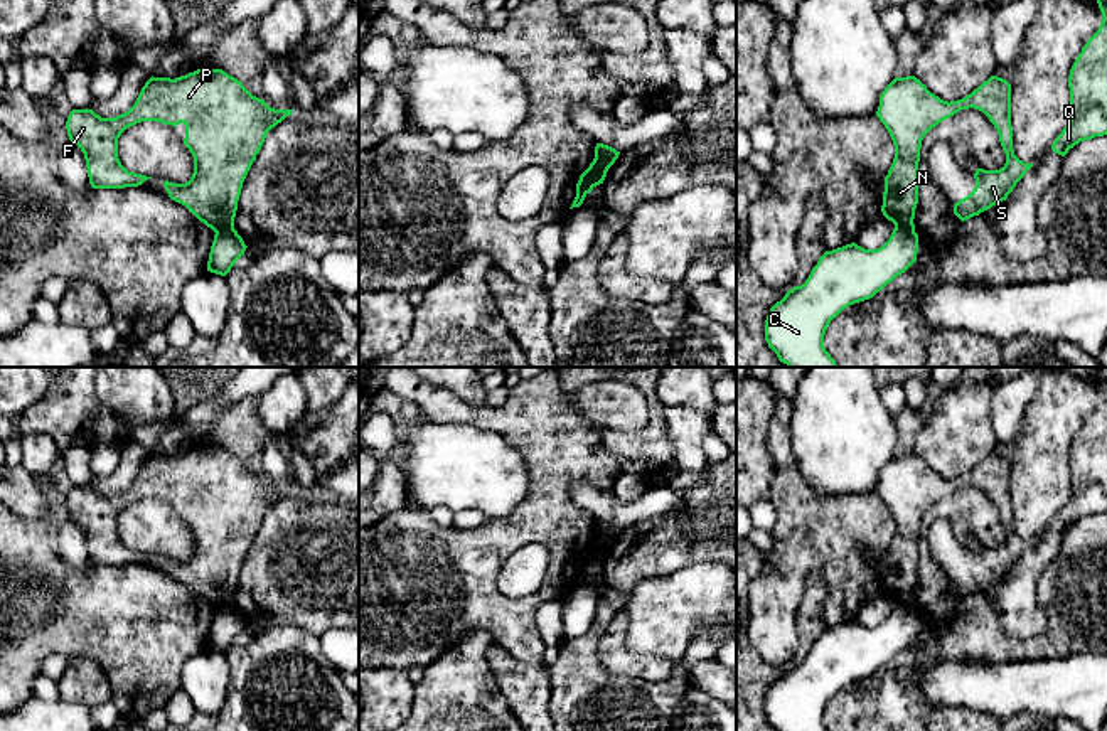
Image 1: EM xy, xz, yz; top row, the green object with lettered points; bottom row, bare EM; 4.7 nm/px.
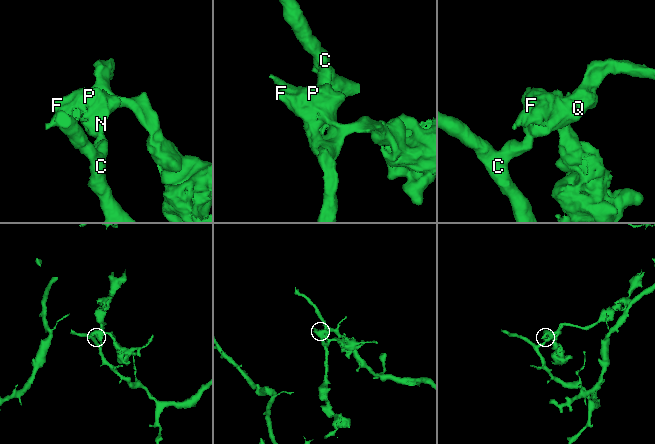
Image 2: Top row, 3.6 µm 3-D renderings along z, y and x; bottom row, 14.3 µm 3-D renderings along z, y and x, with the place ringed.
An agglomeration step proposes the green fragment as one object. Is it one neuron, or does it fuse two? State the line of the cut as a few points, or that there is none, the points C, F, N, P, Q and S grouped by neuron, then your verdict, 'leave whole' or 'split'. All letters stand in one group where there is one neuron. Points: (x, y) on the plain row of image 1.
yz (895, 602), (914, 608) | C / F N P Q S | split

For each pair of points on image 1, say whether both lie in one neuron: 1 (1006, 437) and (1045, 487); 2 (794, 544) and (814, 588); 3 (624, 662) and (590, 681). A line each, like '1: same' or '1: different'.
1: different
2: different
3: different

